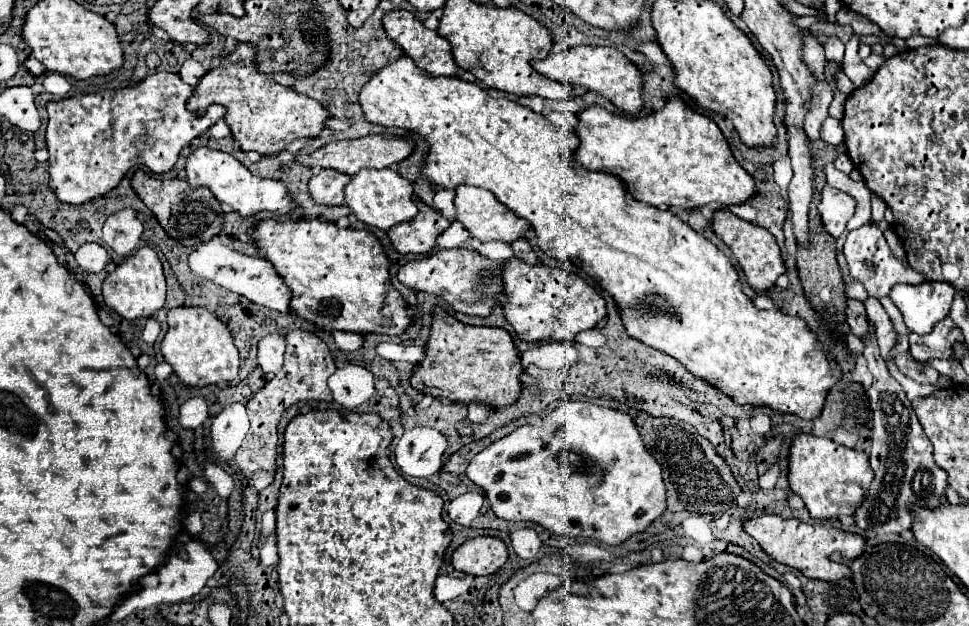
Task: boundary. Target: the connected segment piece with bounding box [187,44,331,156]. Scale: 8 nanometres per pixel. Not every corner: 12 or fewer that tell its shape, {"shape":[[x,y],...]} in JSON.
{"shape":[[239,44],[187,102],[227,108],[239,148],[263,156],[319,136],[331,114],[257,70]]}

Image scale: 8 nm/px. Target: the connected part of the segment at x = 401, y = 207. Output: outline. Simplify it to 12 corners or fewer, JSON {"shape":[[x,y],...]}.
{"shape":[[365,168],[345,188],[357,220],[389,230],[417,214],[395,170]]}

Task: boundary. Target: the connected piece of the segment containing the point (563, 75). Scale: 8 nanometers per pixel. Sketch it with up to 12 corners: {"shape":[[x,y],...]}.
{"shape":[[575,46],[537,60],[551,80],[643,108],[643,72],[613,46]]}

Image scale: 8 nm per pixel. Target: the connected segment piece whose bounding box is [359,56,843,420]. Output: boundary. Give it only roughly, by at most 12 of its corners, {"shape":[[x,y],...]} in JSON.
{"shape":[[407,56],[359,94],[739,406],[813,420],[843,372],[575,134]]}

